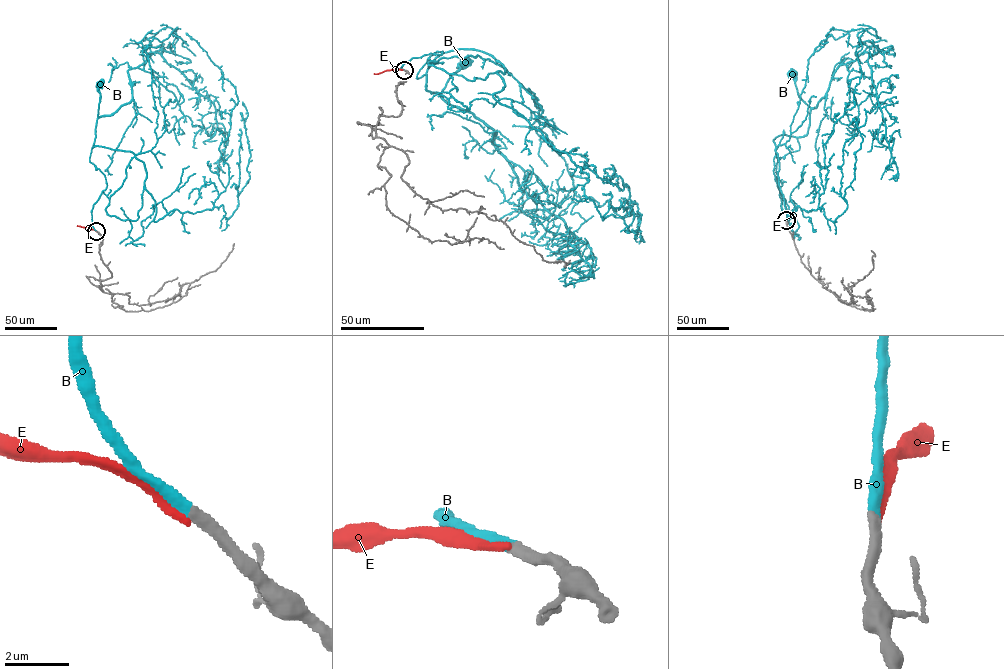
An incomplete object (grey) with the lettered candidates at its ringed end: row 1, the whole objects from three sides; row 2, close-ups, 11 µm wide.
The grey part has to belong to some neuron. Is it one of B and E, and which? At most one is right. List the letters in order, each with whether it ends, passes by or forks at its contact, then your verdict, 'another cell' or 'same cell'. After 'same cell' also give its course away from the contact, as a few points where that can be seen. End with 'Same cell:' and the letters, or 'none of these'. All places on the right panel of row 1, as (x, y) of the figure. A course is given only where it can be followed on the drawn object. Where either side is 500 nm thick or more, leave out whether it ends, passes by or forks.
B: it ends | same cell | via (786, 220), (776, 164), (779, 158), (799, 149), (797, 138), (807, 134), (811, 108), (799, 95), (793, 73)
E: it ends | another cell
Same cell: B

